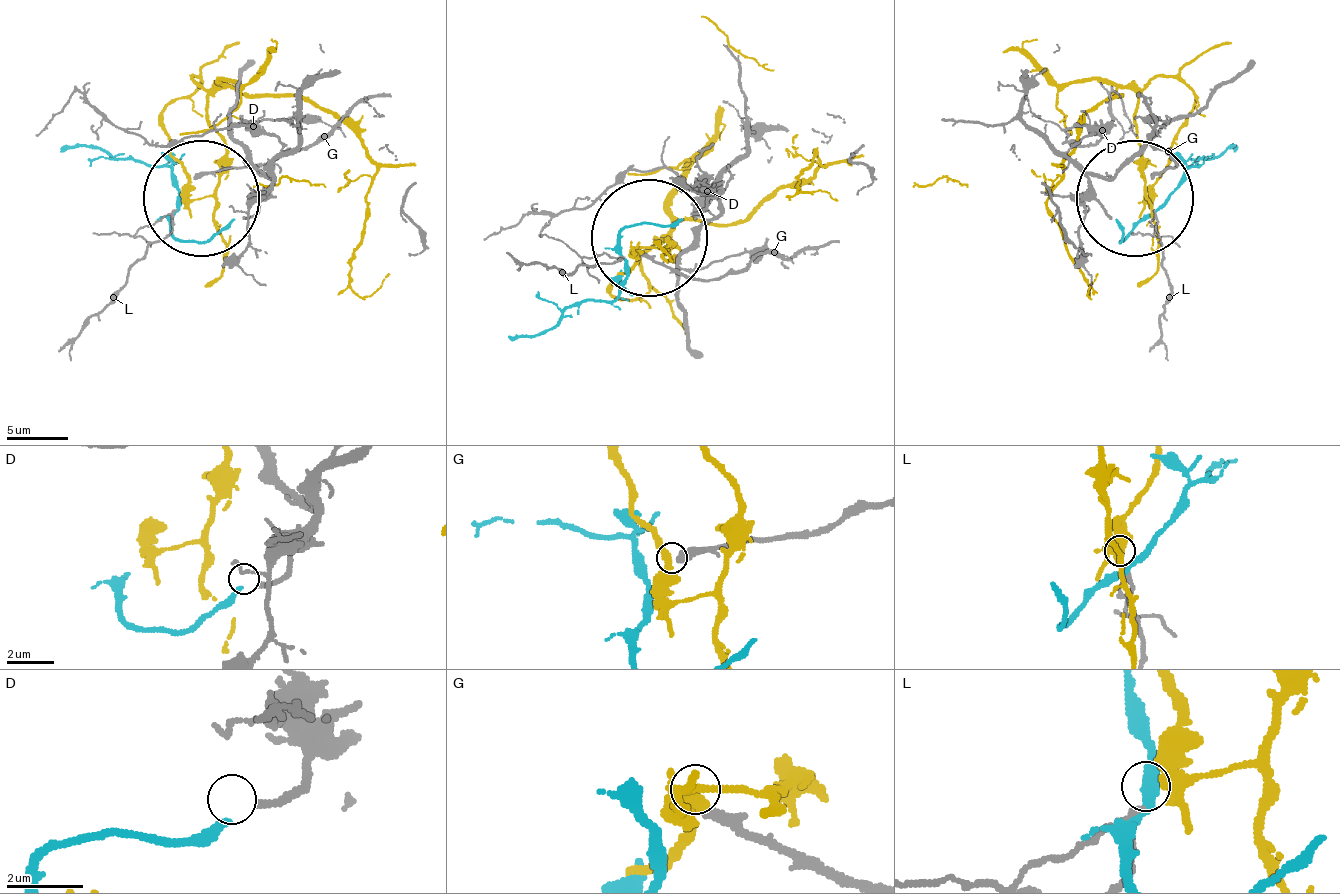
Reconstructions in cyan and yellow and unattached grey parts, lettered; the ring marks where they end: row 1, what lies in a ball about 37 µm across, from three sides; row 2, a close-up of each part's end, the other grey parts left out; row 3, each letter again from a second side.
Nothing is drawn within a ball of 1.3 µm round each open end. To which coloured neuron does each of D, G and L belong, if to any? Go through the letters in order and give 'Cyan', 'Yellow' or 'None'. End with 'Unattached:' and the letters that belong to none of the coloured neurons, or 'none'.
D: Cyan
G: None
L: Yellow
Unattached: G

